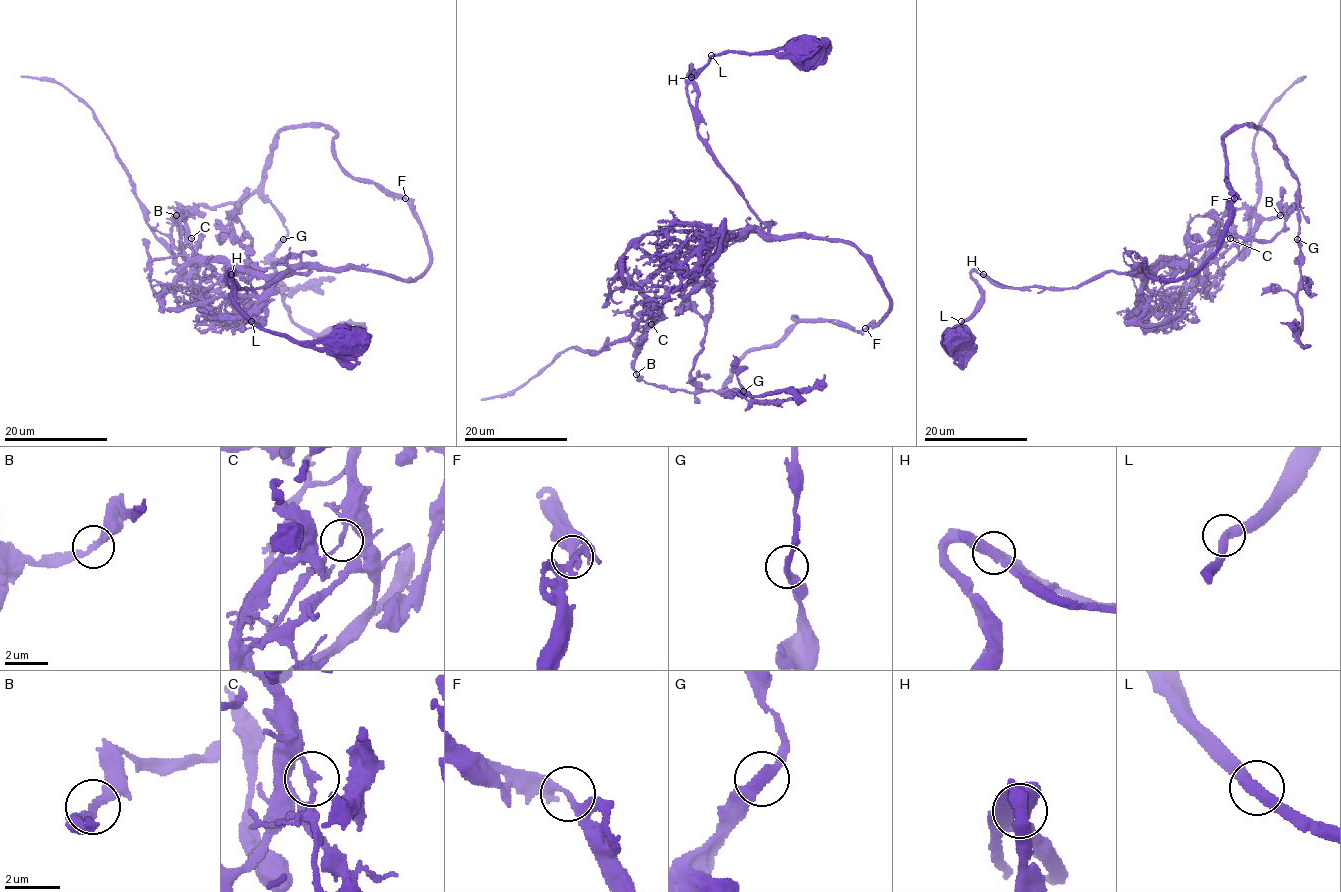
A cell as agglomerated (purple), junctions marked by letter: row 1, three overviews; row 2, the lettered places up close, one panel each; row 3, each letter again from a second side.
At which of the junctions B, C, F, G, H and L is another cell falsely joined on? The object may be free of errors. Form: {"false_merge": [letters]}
{"false_merge": ["C"]}

